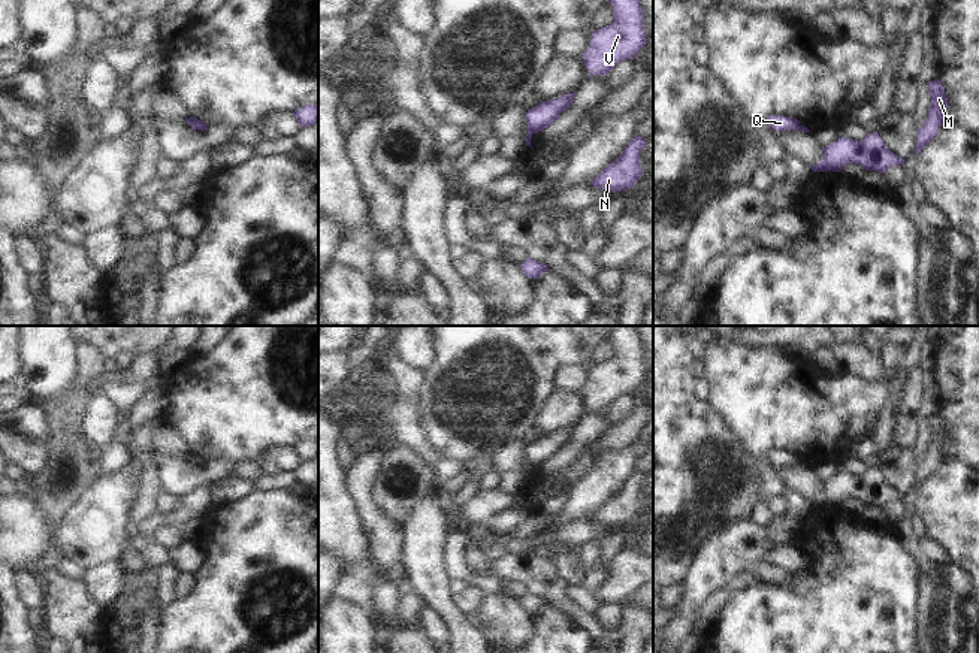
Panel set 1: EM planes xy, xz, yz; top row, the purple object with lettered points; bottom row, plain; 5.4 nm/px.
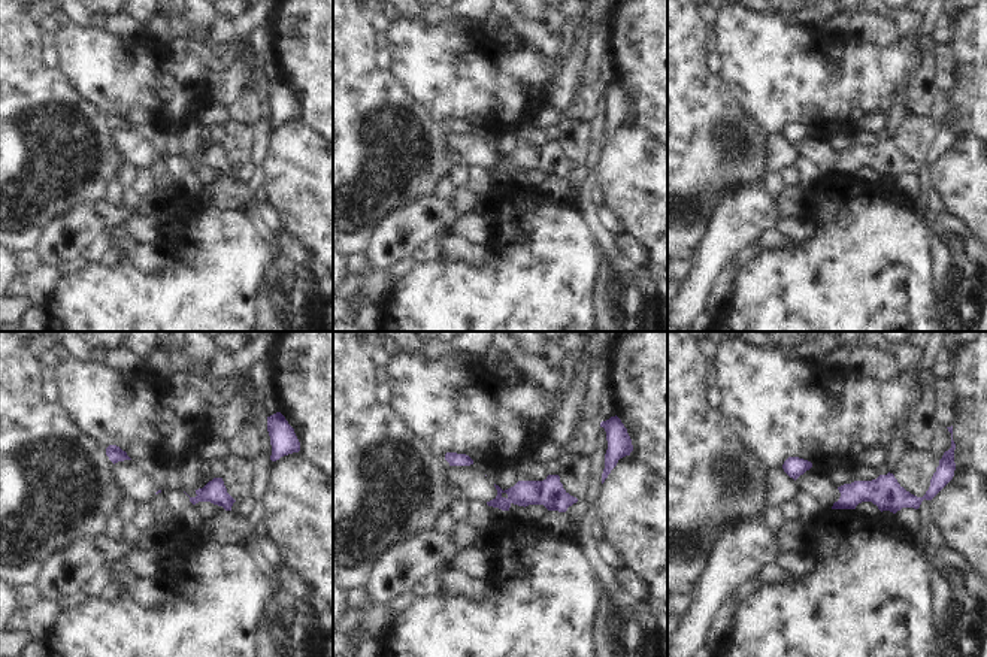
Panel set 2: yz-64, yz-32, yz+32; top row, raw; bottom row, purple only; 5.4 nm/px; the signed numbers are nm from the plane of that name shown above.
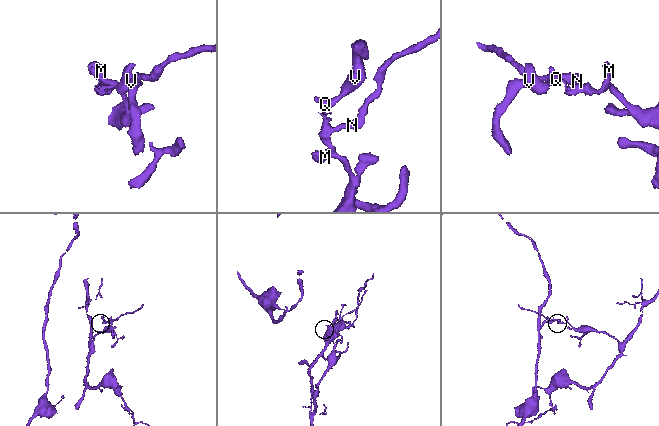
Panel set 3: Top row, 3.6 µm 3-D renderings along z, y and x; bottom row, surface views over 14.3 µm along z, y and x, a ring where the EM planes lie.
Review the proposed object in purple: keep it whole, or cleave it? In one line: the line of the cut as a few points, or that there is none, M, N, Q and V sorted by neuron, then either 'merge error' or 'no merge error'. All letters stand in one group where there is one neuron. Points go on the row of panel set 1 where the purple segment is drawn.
cut in yz along (797, 124), (792, 129); M N / Q V; merge error

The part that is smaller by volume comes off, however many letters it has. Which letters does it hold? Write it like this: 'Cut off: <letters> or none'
Cut off: Q, V

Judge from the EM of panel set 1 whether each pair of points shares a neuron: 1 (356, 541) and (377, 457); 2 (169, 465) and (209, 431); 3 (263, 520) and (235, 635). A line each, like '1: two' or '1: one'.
1: two
2: two
3: one

